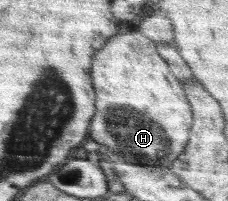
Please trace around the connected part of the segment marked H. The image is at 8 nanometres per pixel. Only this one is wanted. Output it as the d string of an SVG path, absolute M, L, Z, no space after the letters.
M139 31L115 34L94 53L90 78L96 92L96 114L90 121L88 139L116 151L124 157L126 163L168 170L188 142L192 112L178 80L170 74L166 62L158 56L156 44Z

